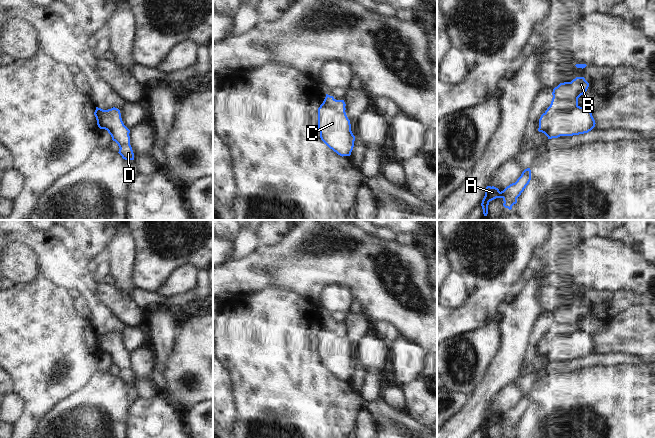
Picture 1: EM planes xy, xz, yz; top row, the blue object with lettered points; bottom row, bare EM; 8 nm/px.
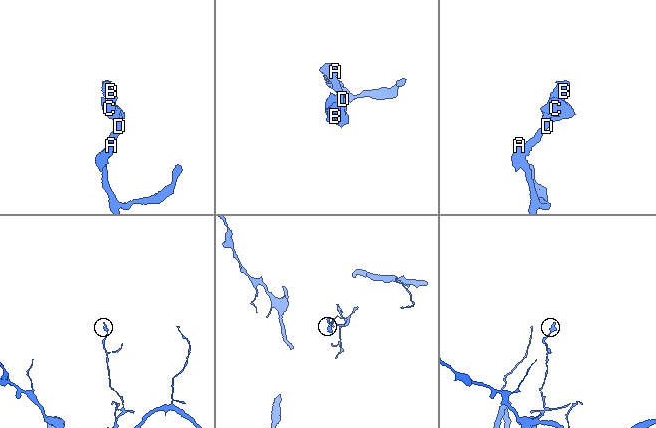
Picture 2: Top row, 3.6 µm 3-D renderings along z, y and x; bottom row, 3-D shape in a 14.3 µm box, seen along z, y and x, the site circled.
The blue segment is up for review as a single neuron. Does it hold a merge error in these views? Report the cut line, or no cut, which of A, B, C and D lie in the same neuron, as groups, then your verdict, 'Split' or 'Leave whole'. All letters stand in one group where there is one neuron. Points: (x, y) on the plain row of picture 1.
No split. Groups: A B C D. Leave whole.

